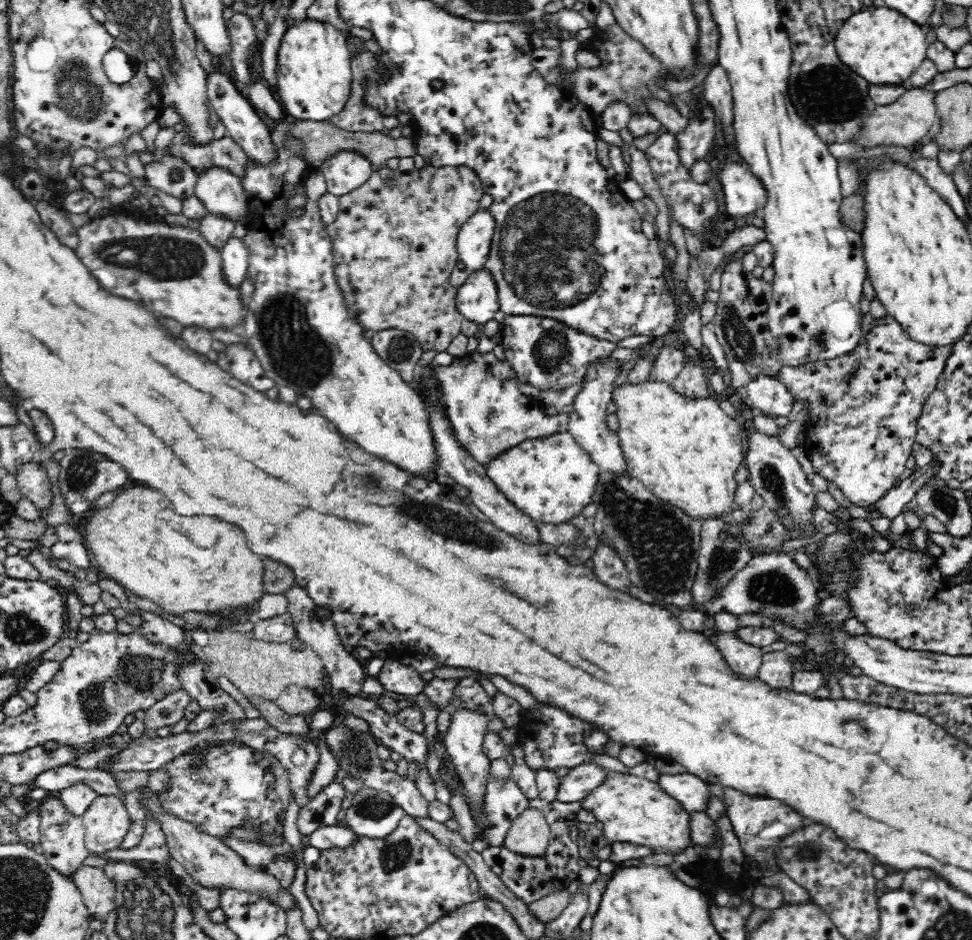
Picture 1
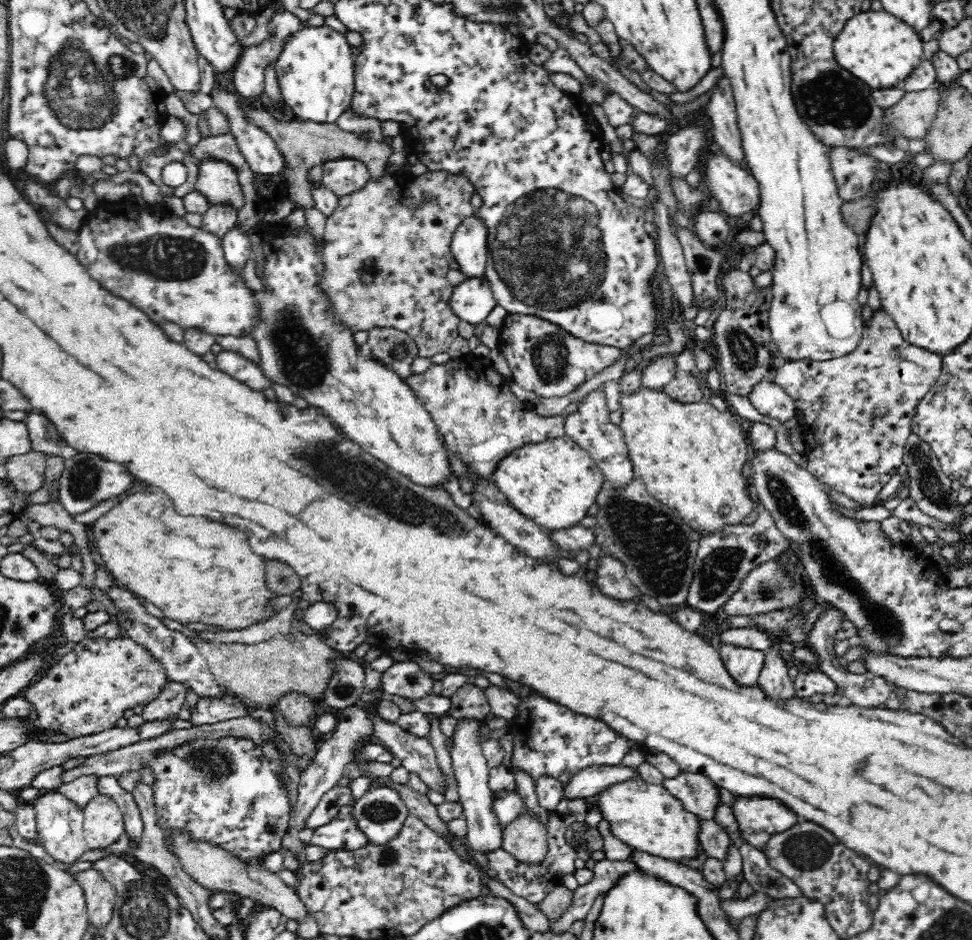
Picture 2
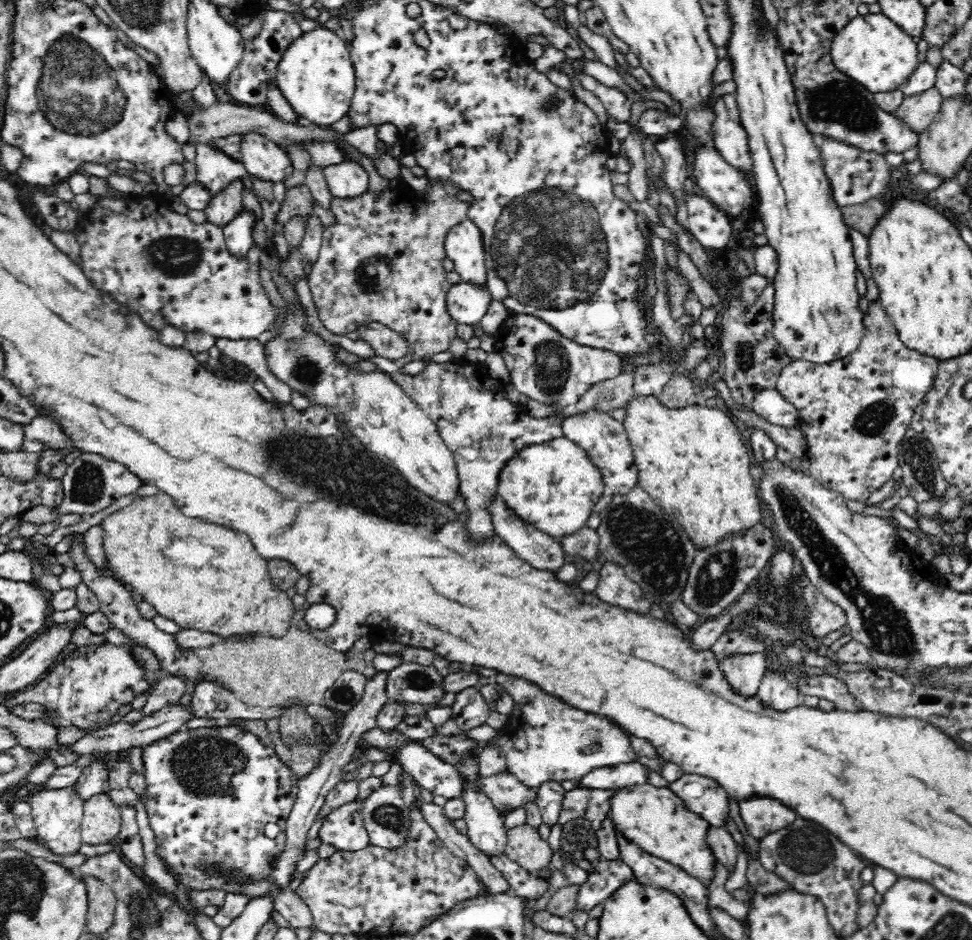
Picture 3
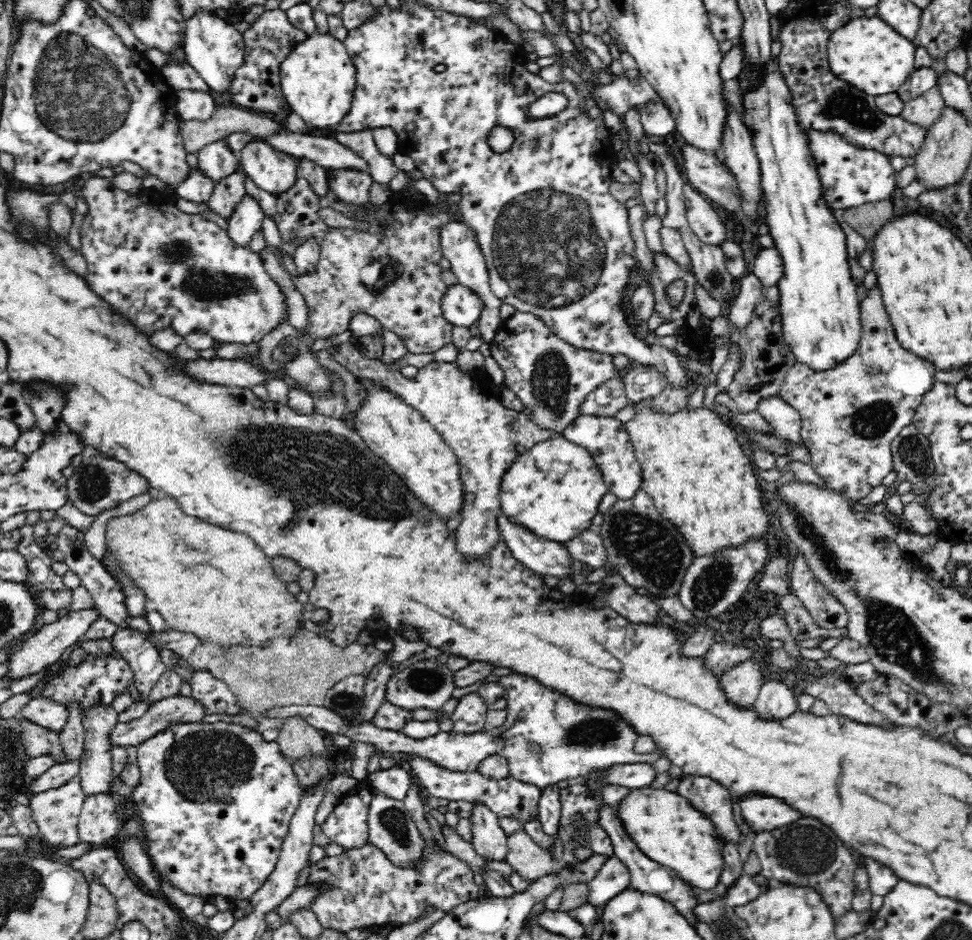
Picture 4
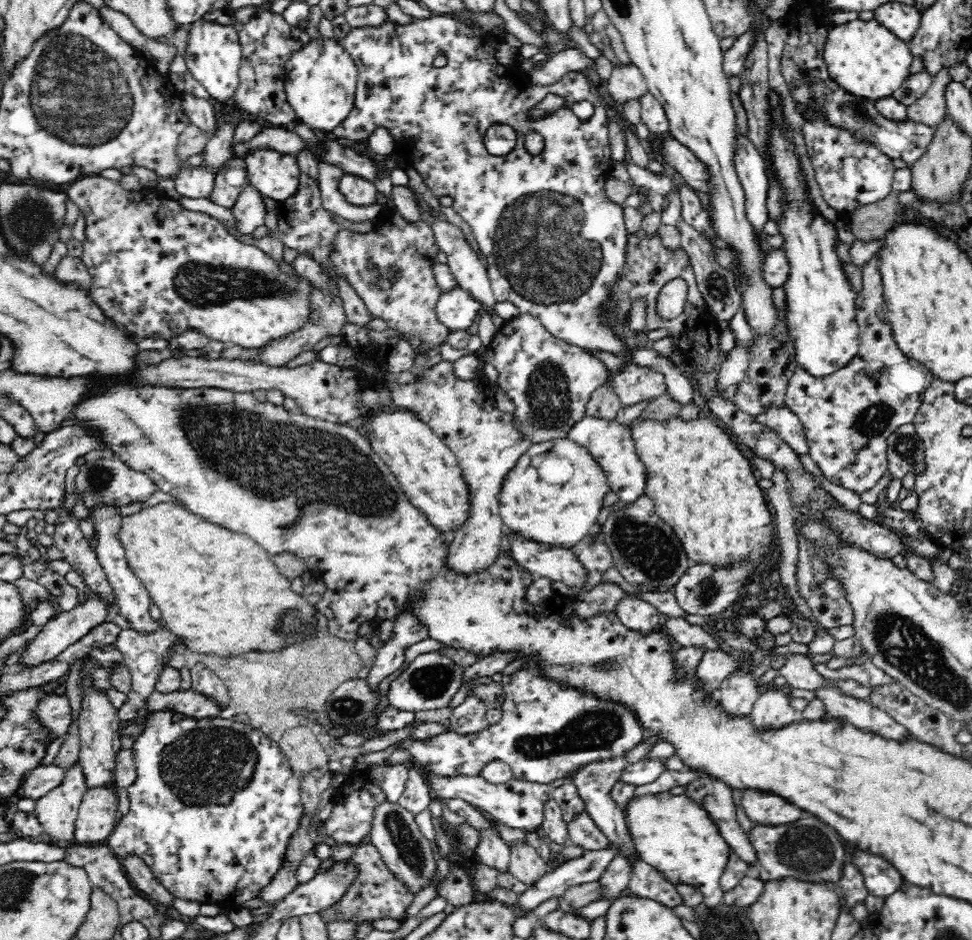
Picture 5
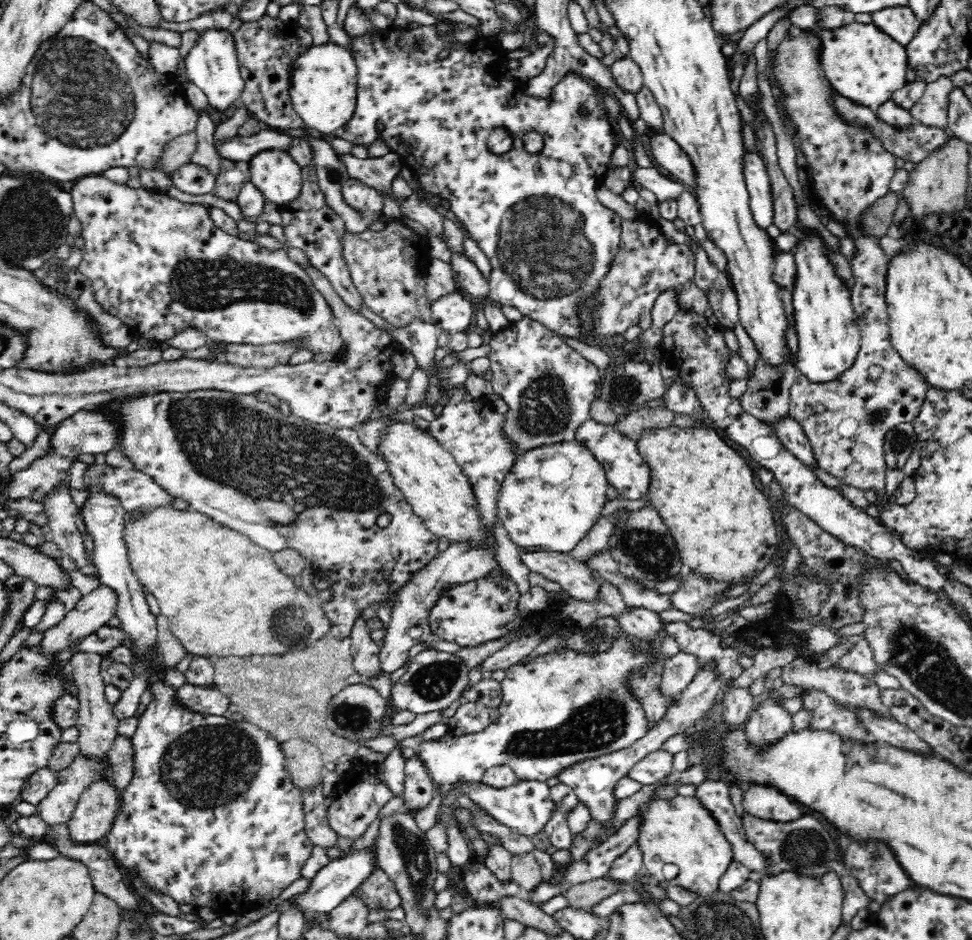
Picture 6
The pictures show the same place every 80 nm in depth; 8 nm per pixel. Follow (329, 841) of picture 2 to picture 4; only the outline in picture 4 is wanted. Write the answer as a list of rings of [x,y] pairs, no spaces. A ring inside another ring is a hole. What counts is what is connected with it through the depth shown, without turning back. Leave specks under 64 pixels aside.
[[[359,781],[356,792],[338,801],[321,824],[324,836],[344,851],[362,848],[369,843],[367,810],[376,790],[368,781]]]

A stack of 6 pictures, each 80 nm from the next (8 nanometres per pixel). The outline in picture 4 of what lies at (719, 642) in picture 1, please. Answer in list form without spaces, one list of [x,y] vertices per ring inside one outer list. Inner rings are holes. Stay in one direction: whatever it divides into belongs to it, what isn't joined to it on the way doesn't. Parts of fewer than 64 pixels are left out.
[[[757,654],[750,660],[732,665],[722,673],[721,684],[728,699],[743,707],[753,704],[766,680],[761,664]]]

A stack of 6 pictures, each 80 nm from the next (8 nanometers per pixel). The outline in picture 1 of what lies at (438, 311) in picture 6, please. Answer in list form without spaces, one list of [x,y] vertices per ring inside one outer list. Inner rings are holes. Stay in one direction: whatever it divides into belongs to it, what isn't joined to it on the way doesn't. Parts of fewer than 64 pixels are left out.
[[[490,270],[471,272],[466,283],[458,288],[456,306],[464,318],[484,324],[500,311],[498,286]]]

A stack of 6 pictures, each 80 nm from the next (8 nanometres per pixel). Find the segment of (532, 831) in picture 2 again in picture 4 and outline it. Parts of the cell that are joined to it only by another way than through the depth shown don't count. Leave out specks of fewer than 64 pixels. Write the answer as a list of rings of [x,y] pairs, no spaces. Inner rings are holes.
[[[518,829],[508,836],[507,847],[505,859],[522,877],[535,881],[553,874],[552,848],[540,845],[526,829]]]

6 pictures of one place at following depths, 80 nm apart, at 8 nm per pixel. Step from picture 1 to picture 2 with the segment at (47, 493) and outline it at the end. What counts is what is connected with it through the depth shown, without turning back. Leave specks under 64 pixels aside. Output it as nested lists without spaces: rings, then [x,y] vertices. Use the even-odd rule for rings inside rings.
[[[38,451],[12,456],[3,462],[7,478],[12,480],[13,486],[19,492],[28,495],[38,492],[42,490],[46,480],[47,458],[48,455]]]

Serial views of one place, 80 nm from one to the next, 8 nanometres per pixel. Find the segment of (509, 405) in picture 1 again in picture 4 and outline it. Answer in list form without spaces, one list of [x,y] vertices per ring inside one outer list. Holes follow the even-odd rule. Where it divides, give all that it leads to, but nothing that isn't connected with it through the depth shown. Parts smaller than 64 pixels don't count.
[[[353,341],[342,342],[331,356],[355,377],[383,382],[436,427],[457,456],[463,482],[462,518],[456,532],[459,550],[468,558],[486,554],[500,539],[497,514],[501,506],[499,492],[505,470],[525,450],[561,436],[559,432],[534,423],[522,411],[506,408],[500,400],[498,383],[491,380],[484,369],[464,371],[455,362],[433,360],[420,368],[414,378],[406,378],[400,371],[389,369],[381,359],[366,357],[356,349]]]

